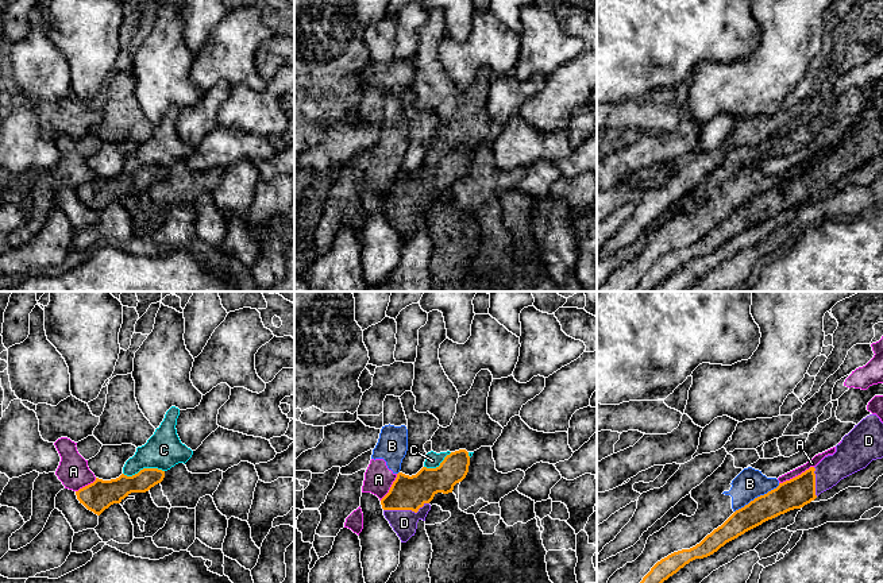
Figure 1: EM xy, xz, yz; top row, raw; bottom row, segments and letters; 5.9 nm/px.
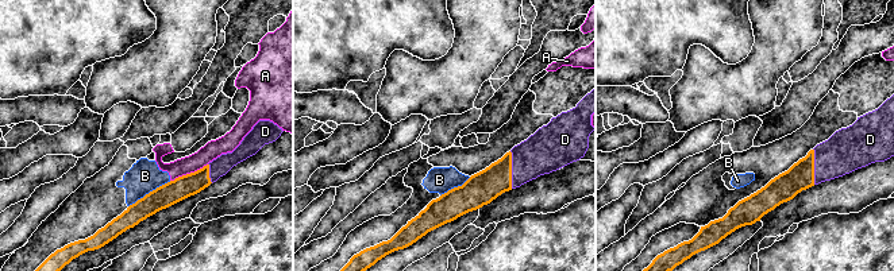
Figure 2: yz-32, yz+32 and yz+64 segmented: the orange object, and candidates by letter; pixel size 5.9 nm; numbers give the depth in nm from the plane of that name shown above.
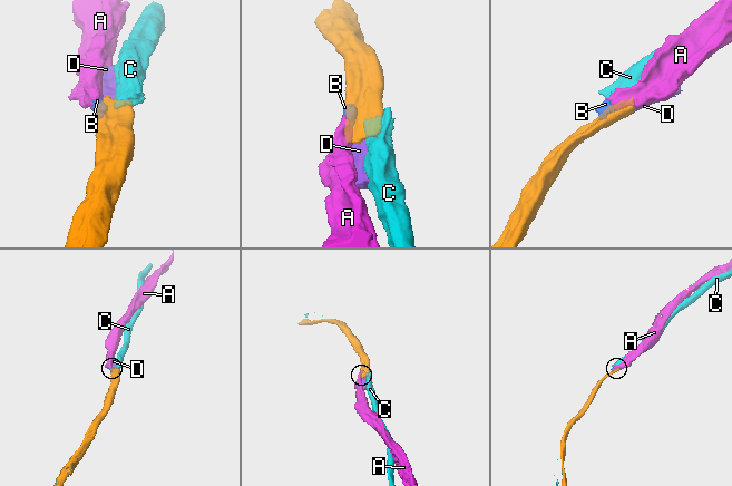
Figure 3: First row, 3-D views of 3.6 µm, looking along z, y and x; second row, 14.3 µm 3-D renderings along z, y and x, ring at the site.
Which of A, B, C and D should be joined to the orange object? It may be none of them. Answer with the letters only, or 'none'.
D

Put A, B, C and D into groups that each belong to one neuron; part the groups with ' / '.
A B / C / D

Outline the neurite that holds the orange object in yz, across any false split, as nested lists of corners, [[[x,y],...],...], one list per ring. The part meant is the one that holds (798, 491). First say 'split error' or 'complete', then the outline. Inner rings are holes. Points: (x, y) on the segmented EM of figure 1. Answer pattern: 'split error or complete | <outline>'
split error | [[[869,414],[842,437],[833,455],[825,456],[815,467],[779,483],[776,489],[736,510],[695,547],[674,552],[662,559],[640,583],[663,583],[690,561],[713,555],[726,543],[768,520],[803,507],[841,479],[882,457],[883,422],[876,414]]]

